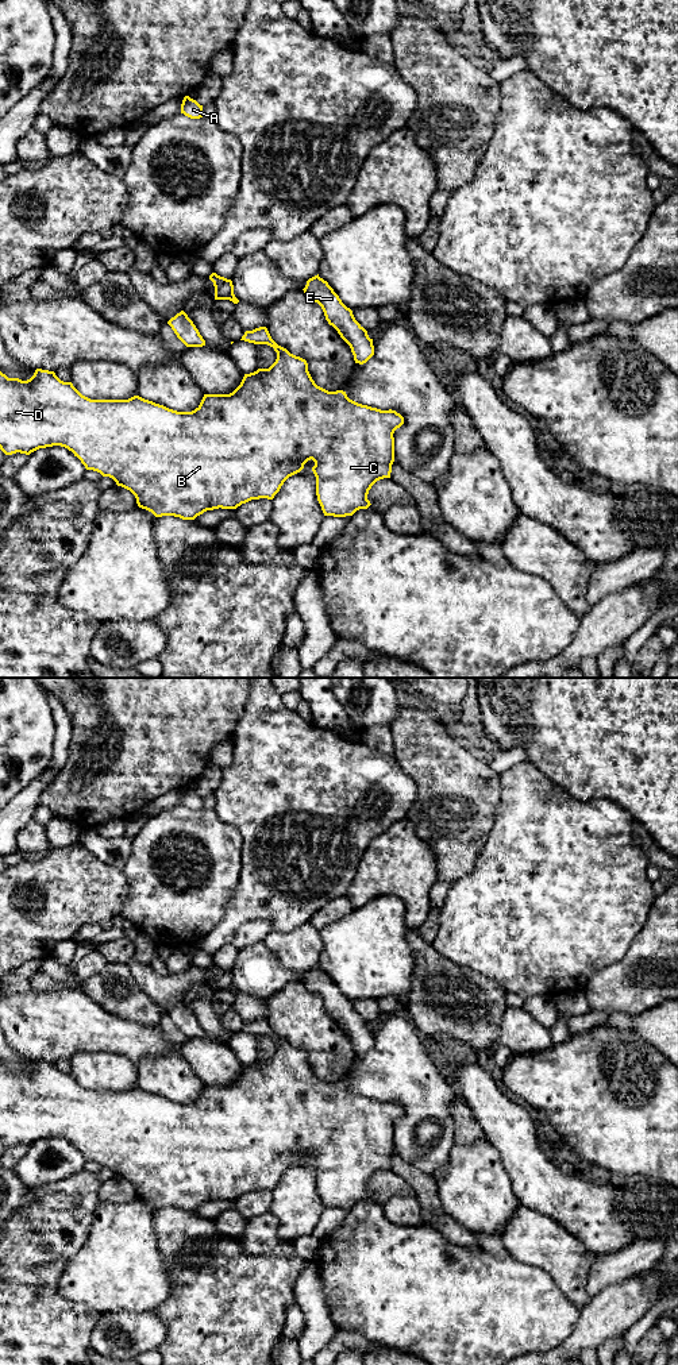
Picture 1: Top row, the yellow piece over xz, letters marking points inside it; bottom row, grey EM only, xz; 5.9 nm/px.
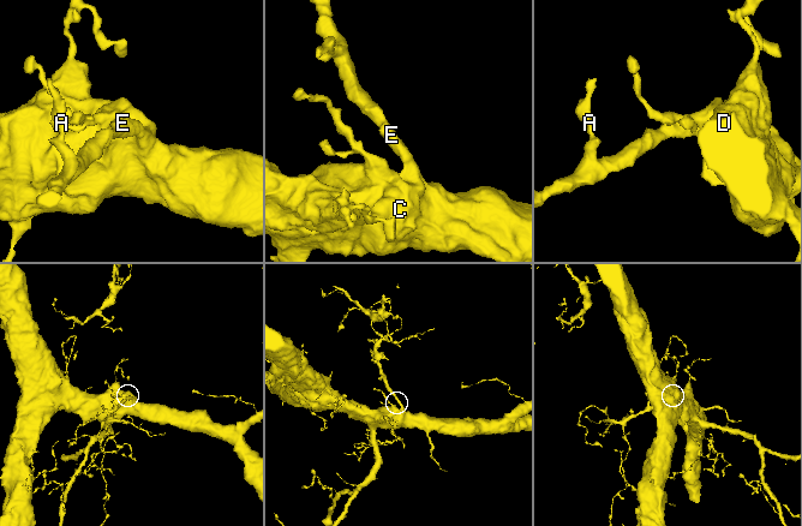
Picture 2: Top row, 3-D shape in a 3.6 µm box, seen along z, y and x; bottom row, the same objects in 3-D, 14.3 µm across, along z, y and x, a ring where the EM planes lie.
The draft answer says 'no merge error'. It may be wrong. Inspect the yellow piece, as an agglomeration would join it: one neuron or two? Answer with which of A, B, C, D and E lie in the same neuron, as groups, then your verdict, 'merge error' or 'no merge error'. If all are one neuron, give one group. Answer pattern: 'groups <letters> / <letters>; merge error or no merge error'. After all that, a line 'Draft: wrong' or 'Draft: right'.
groups A B C D E; no merge error
Draft: right

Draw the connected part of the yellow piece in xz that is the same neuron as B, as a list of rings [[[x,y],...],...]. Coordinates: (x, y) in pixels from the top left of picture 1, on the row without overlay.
[[[266,1018],[246,1022],[240,1032],[254,1036],[267,1036],[277,1044],[276,1053],[269,1060],[258,1060],[254,1064],[244,1065],[240,1076],[230,1086],[204,1086],[200,1096],[192,1103],[177,1103],[153,1092],[134,1087],[128,1091],[90,1091],[82,1087],[72,1073],[61,1072],[54,1063],[36,1060],[34,1067],[22,1072],[8,1069],[0,1063],[0,1141],[5,1146],[16,1144],[30,1146],[31,1144],[61,1137],[77,1148],[86,1161],[100,1164],[103,1168],[112,1169],[118,1177],[130,1181],[139,1199],[151,1203],[155,1208],[174,1207],[182,1211],[194,1211],[207,1202],[213,1200],[236,1200],[251,1191],[273,1191],[280,1183],[284,1173],[300,1164],[308,1152],[313,1152],[312,1162],[316,1168],[316,1187],[324,1207],[346,1208],[353,1207],[359,1200],[367,1200],[371,1195],[367,1191],[371,1177],[384,1169],[390,1169],[392,1156],[394,1153],[394,1129],[393,1125],[404,1115],[404,1108],[396,1102],[381,1102],[350,1091],[343,1081],[328,1083],[315,1075],[305,1050],[290,1045],[286,1040],[278,1037],[270,1027]]]

